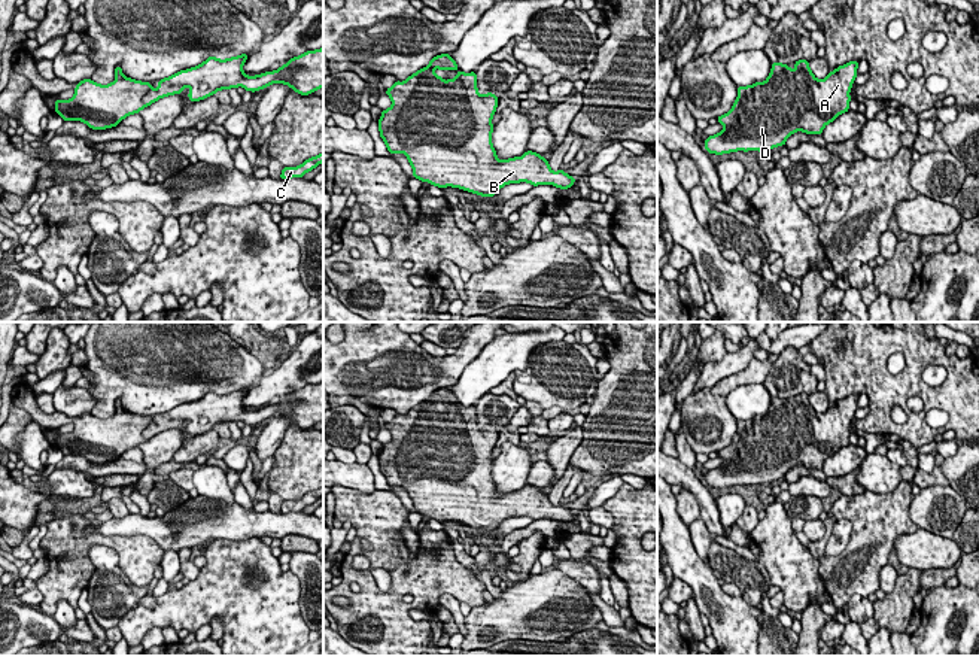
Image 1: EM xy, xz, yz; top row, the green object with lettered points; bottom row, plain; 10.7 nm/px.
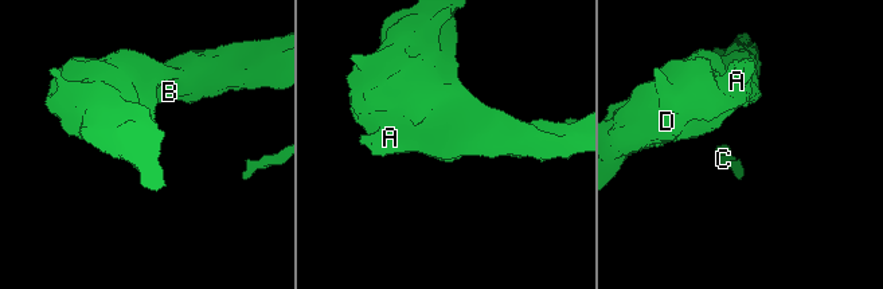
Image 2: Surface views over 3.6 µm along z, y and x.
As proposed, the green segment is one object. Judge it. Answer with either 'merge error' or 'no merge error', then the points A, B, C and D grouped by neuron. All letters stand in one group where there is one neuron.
no merge error; groups A B C D

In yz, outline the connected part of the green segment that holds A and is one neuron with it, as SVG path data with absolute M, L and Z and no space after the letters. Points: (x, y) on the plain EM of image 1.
M809 395L794 397L794 406L788 398L772 397L772 404L764 416L738 420L738 432L733 441L717 452L724 462L721 467L705 474L709 488L721 489L736 485L770 485L784 480L785 474L796 465L823 468L827 458L840 447L849 444L849 425L857 411L858 395L849 395L828 406L826 413L817 413L809 403Z

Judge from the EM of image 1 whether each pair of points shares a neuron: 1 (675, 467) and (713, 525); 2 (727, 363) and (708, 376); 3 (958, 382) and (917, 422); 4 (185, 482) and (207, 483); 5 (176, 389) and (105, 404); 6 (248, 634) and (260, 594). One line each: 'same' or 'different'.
1: same
2: same
3: same
4: different
5: same
6: same

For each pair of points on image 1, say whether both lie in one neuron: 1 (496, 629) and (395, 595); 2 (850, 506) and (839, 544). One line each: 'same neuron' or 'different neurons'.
1: different neurons
2: different neurons

